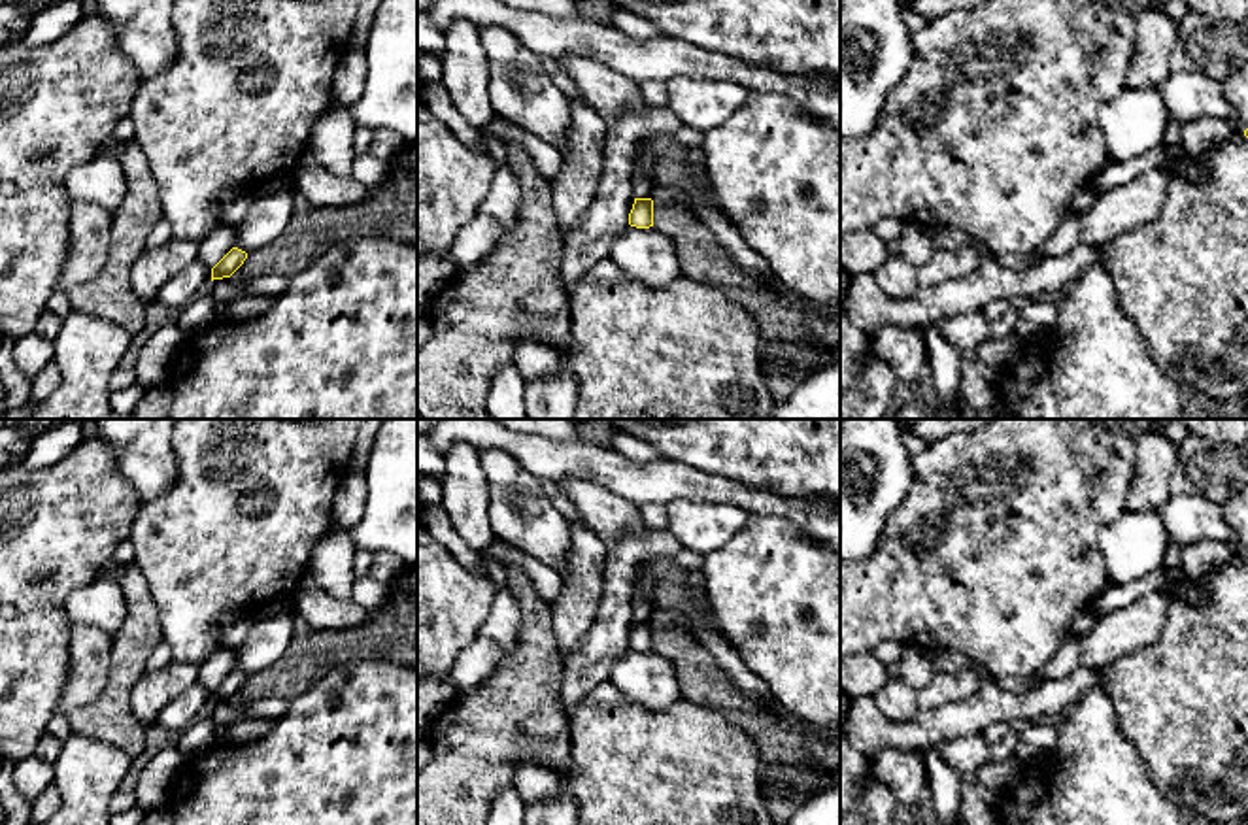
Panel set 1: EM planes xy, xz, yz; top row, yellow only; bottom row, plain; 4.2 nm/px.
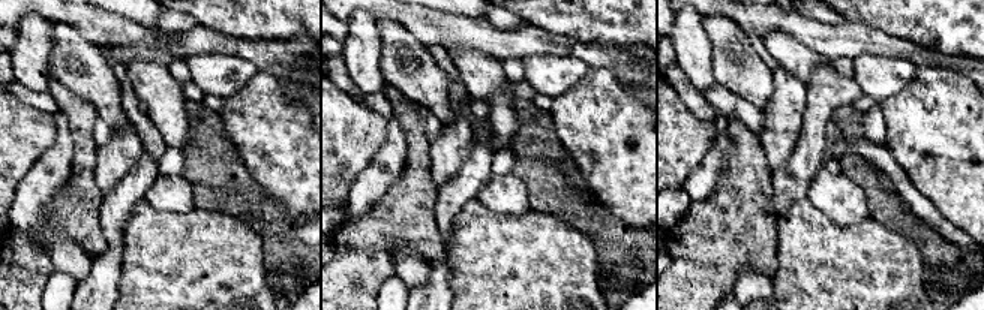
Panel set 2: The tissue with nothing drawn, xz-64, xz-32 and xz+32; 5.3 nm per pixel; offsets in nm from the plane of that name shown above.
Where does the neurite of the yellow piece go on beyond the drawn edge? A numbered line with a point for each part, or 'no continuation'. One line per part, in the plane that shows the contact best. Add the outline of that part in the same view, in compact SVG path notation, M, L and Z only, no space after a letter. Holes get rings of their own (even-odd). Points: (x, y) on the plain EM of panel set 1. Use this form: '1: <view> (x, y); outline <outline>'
no continuation

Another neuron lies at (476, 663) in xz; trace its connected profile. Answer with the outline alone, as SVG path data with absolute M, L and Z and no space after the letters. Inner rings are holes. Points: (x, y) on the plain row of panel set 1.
M504 587L498 593L497 606L476 632L474 640L461 649L451 666L455 682L455 699L470 693L487 682L498 663L512 651L521 621L519 602Z

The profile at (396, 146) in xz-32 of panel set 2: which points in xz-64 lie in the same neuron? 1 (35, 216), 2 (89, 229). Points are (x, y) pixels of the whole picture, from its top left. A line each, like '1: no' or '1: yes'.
1: yes
2: no

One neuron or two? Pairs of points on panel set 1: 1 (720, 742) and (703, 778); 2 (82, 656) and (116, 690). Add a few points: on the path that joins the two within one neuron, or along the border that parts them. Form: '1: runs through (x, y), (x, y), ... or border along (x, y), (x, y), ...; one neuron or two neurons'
1: runs through (710, 752), (703, 759), (703, 769); one neuron
2: border along (114, 637), (104, 690), (91, 703), (74, 710); two neurons

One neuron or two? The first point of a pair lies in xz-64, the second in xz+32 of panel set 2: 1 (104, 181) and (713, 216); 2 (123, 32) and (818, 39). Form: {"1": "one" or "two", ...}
{"1": "two", "2": "one"}

